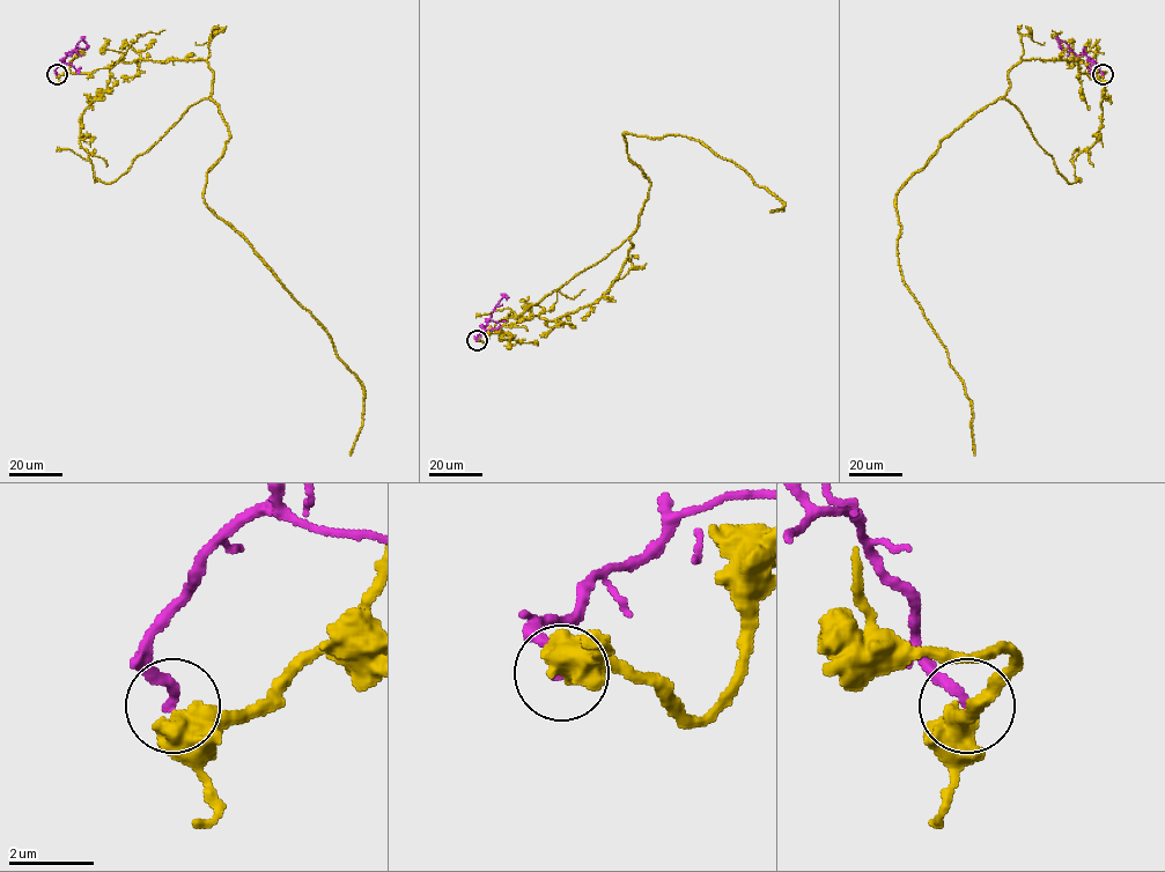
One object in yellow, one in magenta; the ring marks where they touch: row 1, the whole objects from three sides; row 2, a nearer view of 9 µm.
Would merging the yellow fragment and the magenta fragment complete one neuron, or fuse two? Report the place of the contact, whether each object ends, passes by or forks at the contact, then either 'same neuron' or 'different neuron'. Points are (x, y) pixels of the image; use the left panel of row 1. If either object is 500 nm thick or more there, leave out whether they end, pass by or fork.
at (57, 74); different neuron

